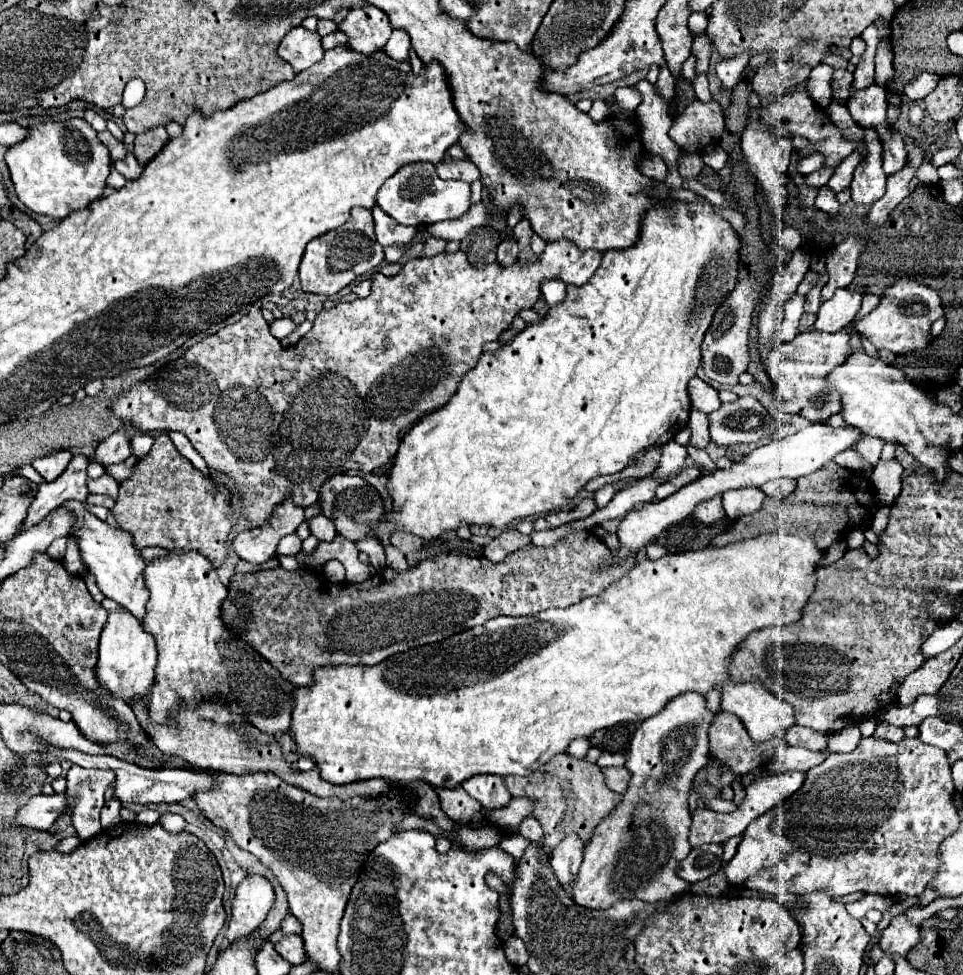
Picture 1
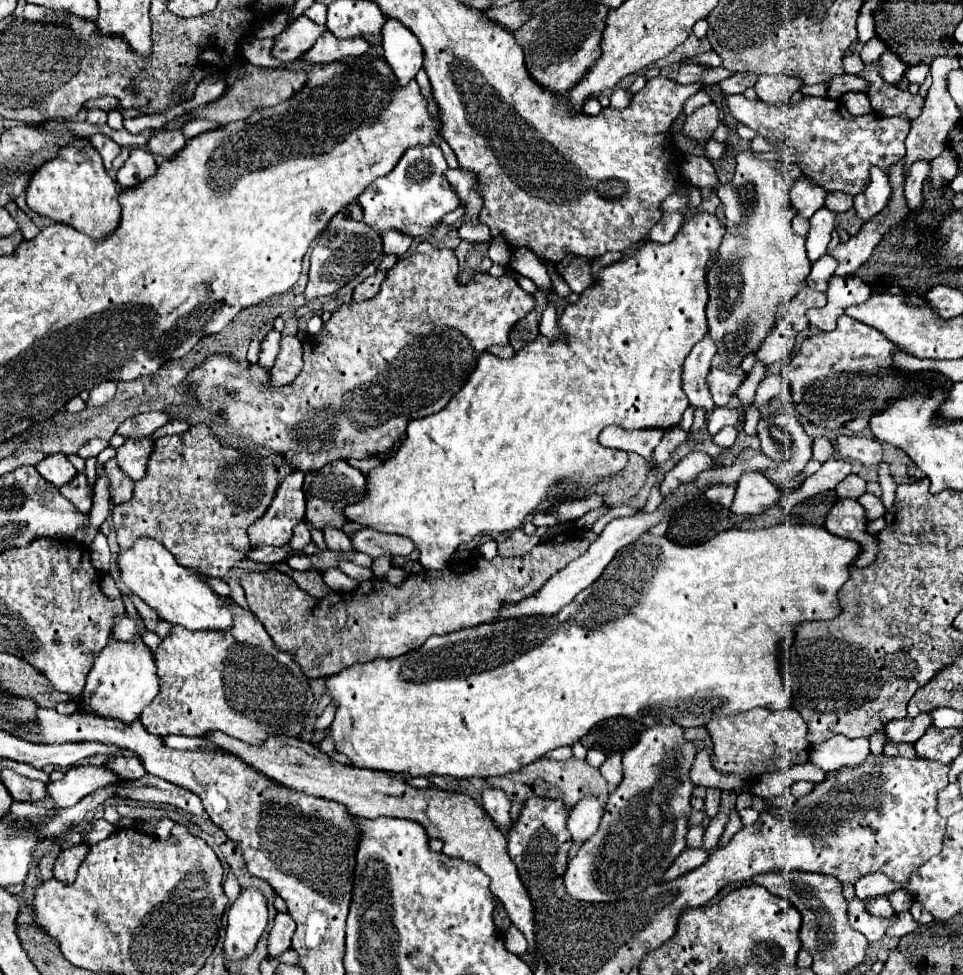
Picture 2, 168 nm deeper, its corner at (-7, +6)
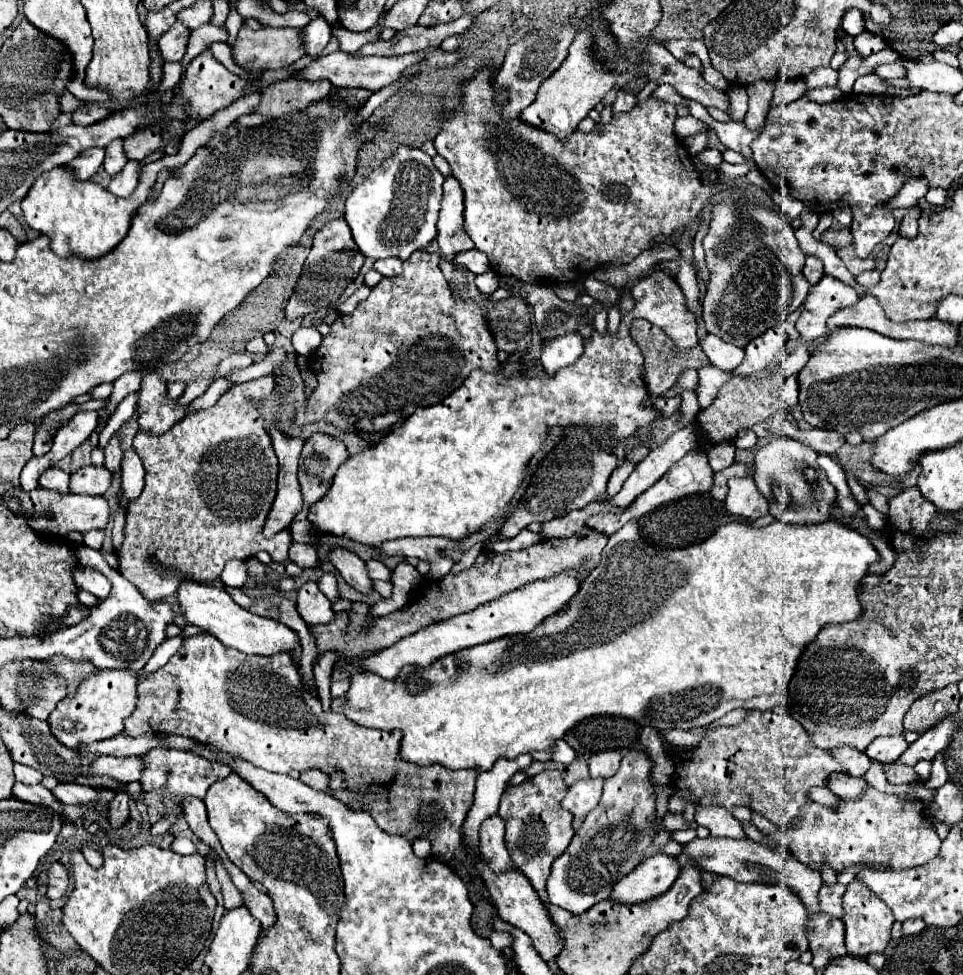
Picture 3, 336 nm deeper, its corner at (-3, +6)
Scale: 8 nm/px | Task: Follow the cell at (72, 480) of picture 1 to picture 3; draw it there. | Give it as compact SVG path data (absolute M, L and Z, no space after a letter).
M93 529L83 533L83 544L99 550L102 547L105 532L104 530Z

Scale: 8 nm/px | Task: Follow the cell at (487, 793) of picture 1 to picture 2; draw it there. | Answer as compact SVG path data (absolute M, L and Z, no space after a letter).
M487 786L487 788L483 790L481 802L483 802L485 812L493 818L495 826L497 826L499 830L505 830L505 828L509 826L509 822L511 822L511 820L509 820L509 810L511 810L511 800L509 800L509 796L507 796L503 790L497 790L497 788L493 788L493 786Z

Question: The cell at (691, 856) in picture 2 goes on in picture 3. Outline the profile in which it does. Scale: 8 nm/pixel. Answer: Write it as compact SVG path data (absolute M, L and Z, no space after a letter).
M655 854L645 858L627 876L623 876L611 890L609 900L625 906L653 900L665 894L679 876L679 864L675 856Z

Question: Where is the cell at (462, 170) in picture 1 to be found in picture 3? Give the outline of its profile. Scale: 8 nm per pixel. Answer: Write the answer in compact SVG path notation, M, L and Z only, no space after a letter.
M447 176L437 220L437 244L443 256L453 256L457 252L475 248L463 228L463 210L463 188L453 176Z

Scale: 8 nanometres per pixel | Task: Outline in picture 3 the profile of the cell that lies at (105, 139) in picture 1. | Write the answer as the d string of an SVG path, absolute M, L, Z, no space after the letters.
M87 148L75 160L71 160L67 168L75 172L77 180L89 180L97 172L97 168L103 164L103 160L105 160L103 148Z

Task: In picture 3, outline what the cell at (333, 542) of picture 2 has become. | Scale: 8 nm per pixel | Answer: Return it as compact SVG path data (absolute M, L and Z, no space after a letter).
M335 548L335 550L331 550L329 558L349 586L353 586L355 590L359 590L363 594L369 594L373 590L373 580L369 578L365 562L359 556L355 556L349 550Z

